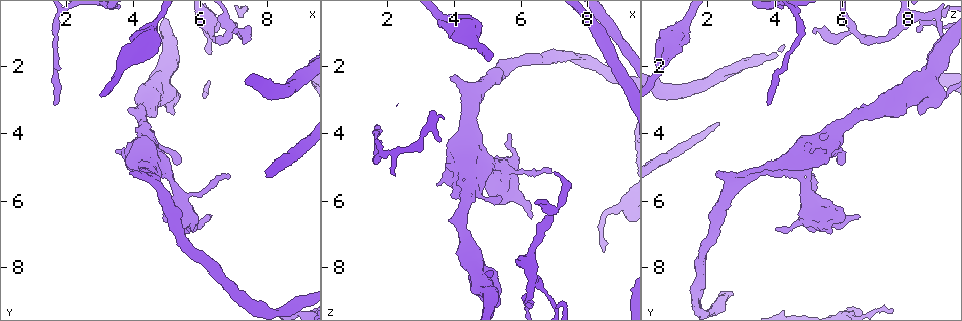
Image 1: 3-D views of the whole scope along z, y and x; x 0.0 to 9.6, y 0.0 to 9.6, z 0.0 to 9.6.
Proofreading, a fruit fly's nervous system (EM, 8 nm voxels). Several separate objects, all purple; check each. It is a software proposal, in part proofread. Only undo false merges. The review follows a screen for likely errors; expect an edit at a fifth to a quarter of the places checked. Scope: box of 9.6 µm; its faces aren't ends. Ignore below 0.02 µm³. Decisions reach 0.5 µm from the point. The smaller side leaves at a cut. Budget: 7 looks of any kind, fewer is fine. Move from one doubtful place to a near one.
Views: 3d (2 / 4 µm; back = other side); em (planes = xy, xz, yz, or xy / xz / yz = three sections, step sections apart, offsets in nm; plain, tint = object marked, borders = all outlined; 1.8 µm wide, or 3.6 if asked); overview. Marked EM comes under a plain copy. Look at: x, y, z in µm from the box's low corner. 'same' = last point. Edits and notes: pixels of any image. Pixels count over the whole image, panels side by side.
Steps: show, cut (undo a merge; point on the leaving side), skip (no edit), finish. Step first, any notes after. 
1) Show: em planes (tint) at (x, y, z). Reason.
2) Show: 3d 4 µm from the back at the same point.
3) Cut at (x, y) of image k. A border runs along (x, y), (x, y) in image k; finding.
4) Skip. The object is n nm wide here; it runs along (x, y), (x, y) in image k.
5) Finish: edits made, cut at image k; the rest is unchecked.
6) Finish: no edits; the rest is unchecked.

Show: 3d 2 µm at (4.40, 4.95, 3.80). Arms part here.

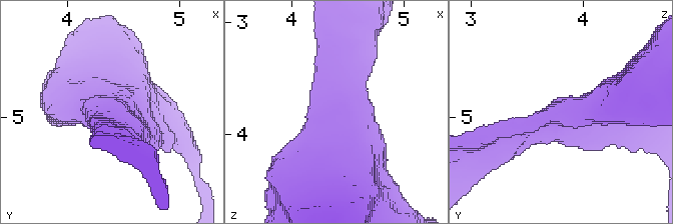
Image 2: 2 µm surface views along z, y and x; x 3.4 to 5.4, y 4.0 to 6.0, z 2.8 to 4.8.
Show: em yz step 4 (borders) at (4.44, 4.96, 3.84). Now the EM.

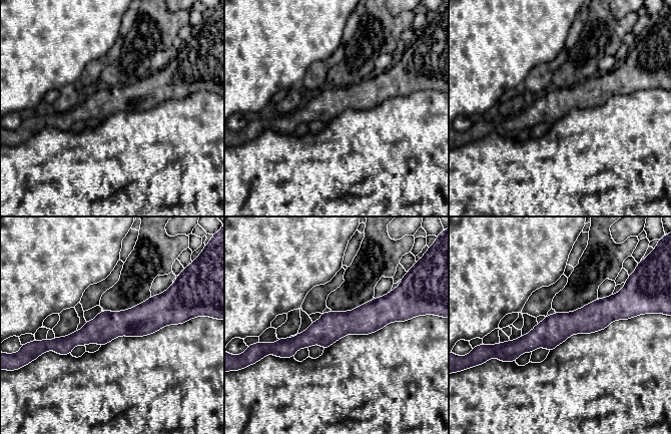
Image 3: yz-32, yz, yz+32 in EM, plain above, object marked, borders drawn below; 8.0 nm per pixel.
Skip. It runs along (171, 318), (111, 324), (54, 344) in image 3; one neuron here.

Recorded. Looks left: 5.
Show: 3d 4 µm at (3.95, 1.35, 0.75). A fork.

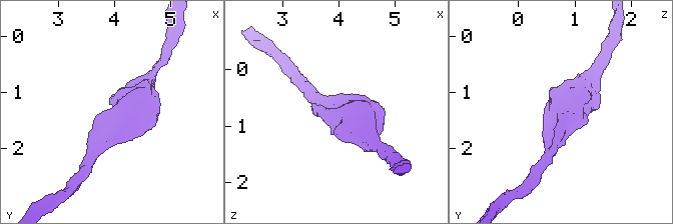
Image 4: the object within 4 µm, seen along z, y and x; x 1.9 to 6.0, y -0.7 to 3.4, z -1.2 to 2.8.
Show: em 3.6 µm xy step 4 (tint) at (4.00, 1.40, 0.75). Need the tissue.

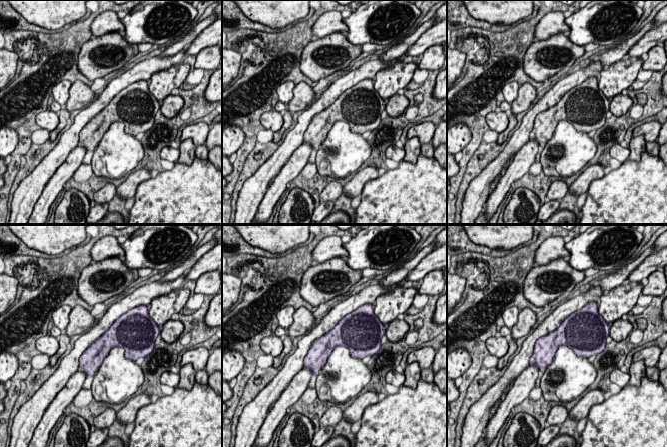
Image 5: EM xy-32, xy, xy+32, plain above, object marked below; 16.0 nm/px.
Show: em 3.6 µm planes (tint) at the same point. Another direction.

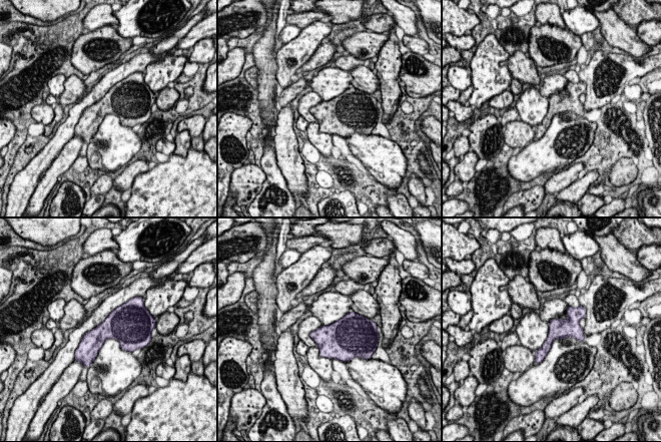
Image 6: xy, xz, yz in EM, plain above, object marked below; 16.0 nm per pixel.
Skip. It runs along (576, 312), (539, 354) in image 6; continuous, no second neuron.

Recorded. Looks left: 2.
Show: em 3.6 µm planes (tint) at (4.50, 4.25, 5.50). Three-way junction.

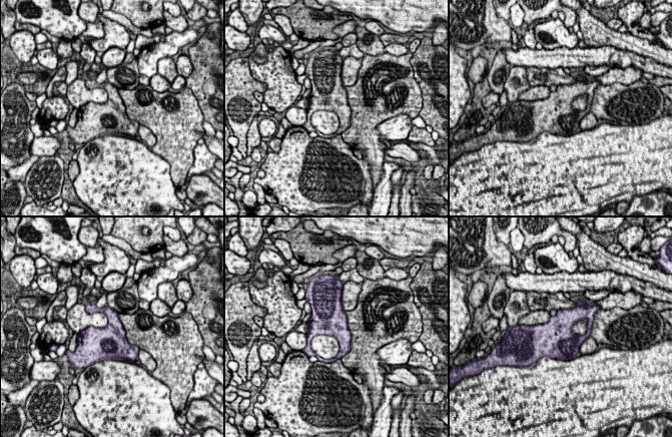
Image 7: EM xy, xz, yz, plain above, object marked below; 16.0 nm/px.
Skip. The object is 440 nm wide here; one neuron here.

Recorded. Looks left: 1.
Finish: no edits; the rest is unchecked.

